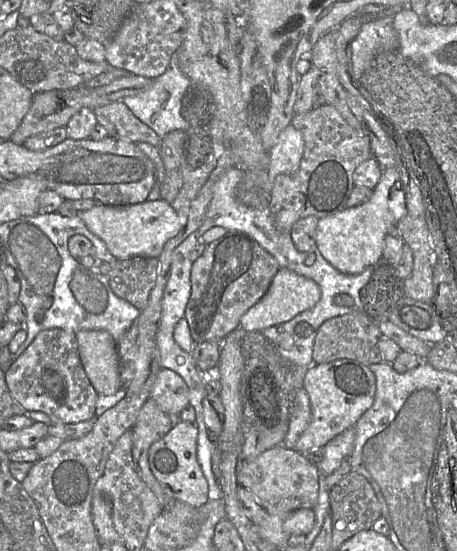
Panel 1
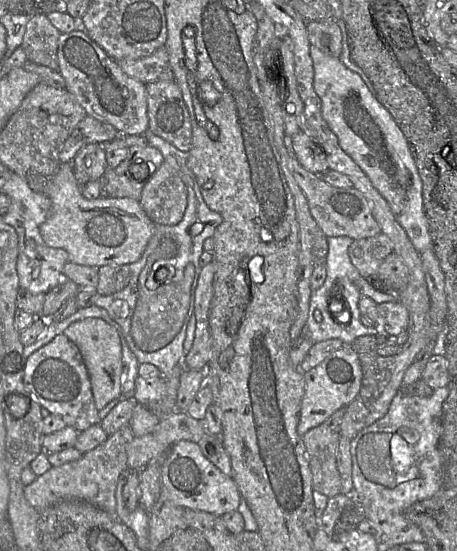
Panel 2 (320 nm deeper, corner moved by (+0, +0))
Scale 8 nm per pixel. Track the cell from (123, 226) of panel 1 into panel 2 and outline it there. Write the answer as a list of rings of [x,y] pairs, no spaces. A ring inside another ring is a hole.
[[[61,163],[56,174],[51,177],[51,181],[47,195],[51,201],[51,209],[40,226],[41,237],[49,247],[65,250],[68,253],[69,262],[94,268],[130,265],[142,257],[156,224],[147,216],[138,200],[131,198],[86,199],[82,195],[83,186],[77,181],[72,163]]]

